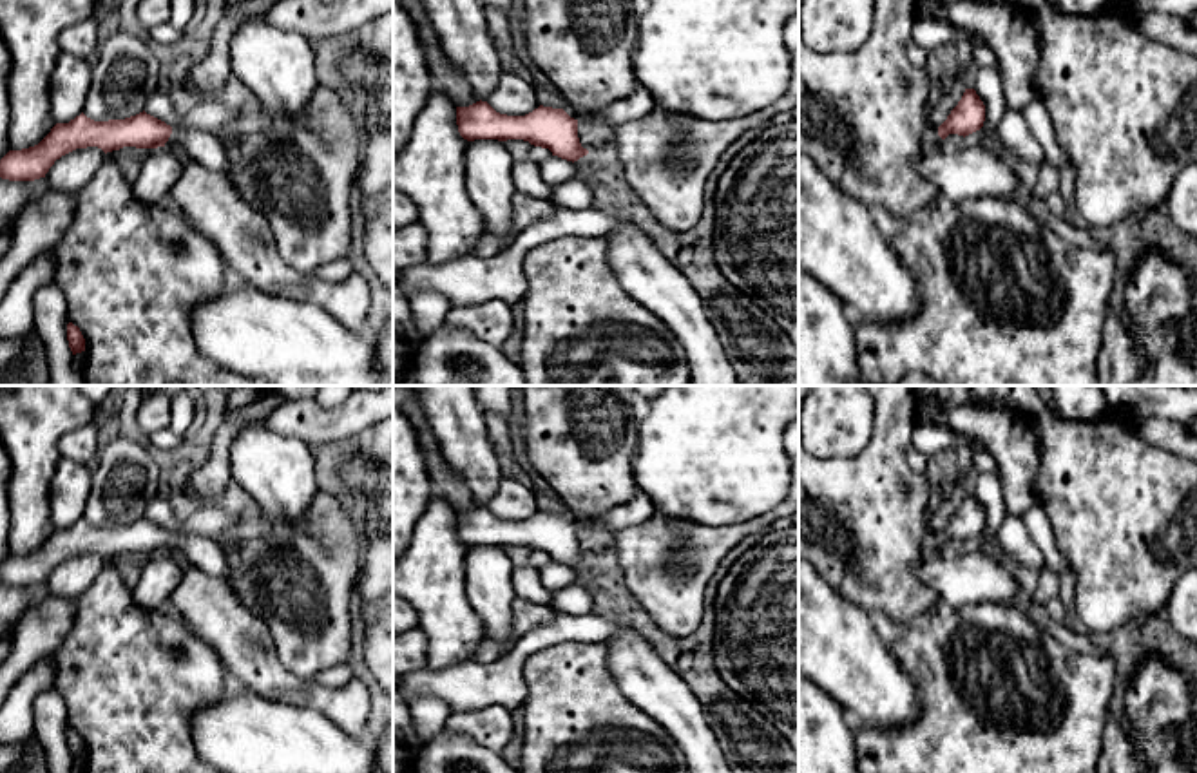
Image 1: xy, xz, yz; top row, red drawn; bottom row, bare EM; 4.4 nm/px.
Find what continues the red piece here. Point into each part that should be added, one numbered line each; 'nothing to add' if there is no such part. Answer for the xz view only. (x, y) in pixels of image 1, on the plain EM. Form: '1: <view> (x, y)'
1: xz (582, 520)

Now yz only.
1: yz (931, 547)

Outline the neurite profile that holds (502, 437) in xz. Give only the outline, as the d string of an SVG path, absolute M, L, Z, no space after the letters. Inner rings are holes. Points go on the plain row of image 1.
M484 411L484 415L485 415L489 440L494 451L498 453L498 456L509 454L523 462L522 451L520 451L520 438L514 434L511 424L505 422L496 413Z

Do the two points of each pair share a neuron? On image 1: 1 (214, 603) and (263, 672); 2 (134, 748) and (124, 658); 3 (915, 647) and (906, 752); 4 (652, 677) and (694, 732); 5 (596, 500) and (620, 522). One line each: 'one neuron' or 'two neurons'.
1: one neuron
2: one neuron
3: one neuron
4: one neuron
5: two neurons

